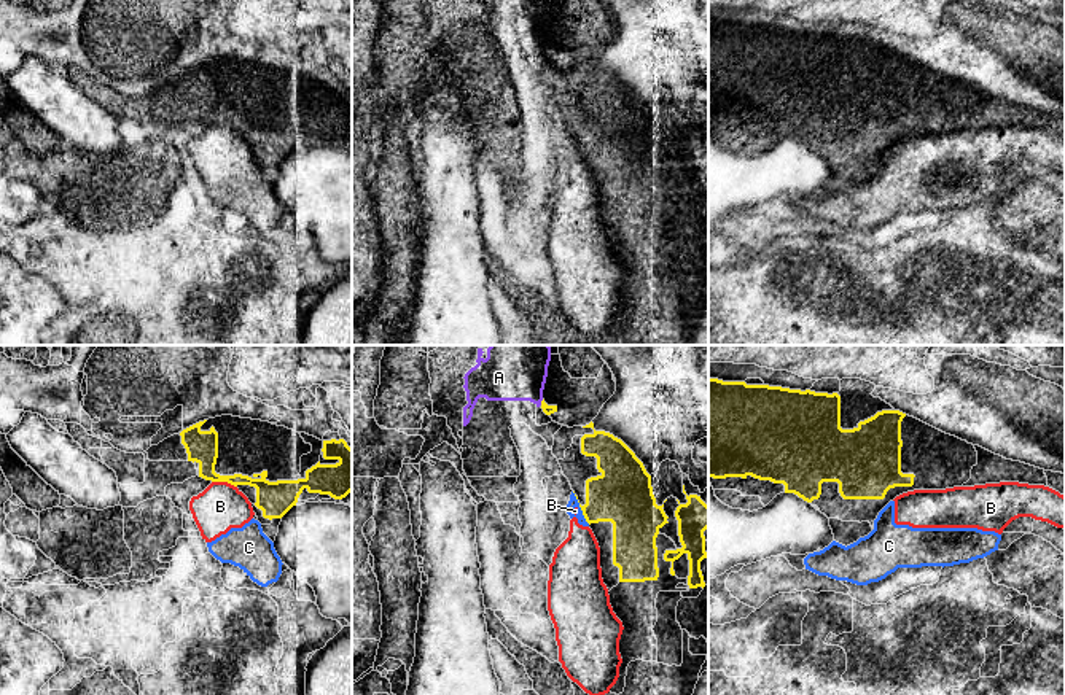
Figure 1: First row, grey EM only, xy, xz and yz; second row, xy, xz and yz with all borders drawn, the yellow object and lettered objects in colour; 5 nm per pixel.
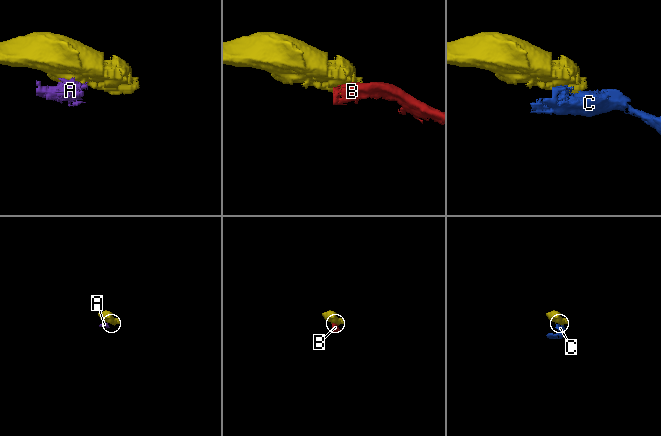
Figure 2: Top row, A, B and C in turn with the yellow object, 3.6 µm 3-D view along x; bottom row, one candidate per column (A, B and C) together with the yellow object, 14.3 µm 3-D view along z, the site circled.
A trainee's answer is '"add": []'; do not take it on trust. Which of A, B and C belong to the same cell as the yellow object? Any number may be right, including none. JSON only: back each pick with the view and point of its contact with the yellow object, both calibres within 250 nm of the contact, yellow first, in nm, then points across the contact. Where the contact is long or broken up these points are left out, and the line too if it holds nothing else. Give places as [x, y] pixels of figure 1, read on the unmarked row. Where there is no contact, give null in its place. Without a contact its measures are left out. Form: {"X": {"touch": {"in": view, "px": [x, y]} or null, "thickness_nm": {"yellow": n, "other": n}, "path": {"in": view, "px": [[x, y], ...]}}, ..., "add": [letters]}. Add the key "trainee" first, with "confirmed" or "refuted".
{"trainee": "confirmed", "add": []}

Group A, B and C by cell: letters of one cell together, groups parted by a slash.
A B C

